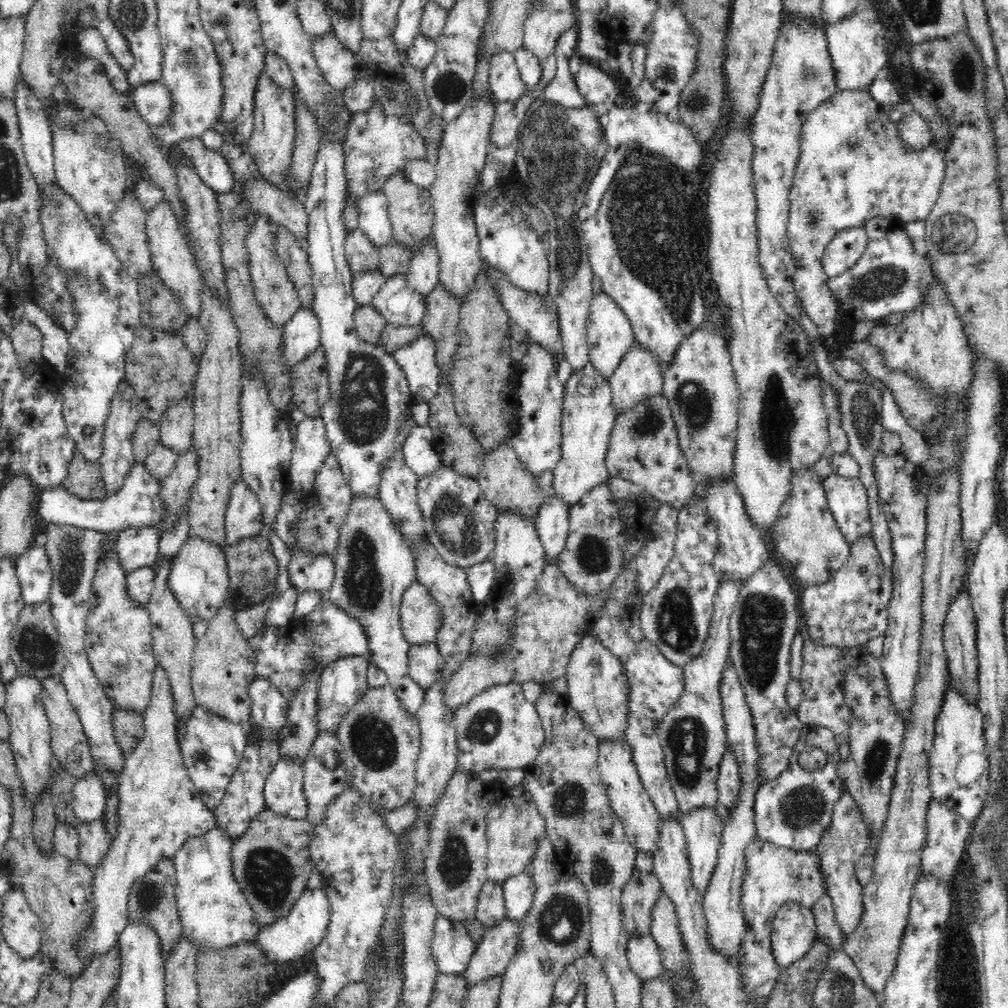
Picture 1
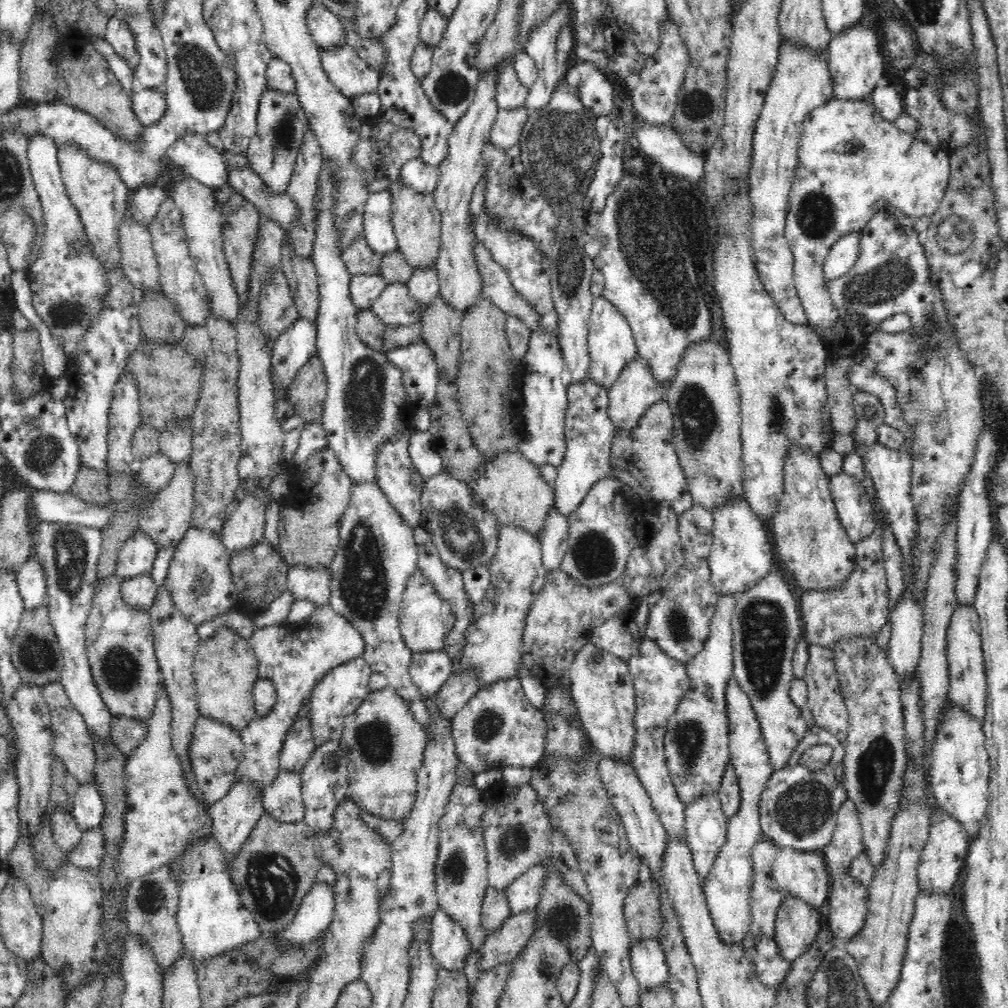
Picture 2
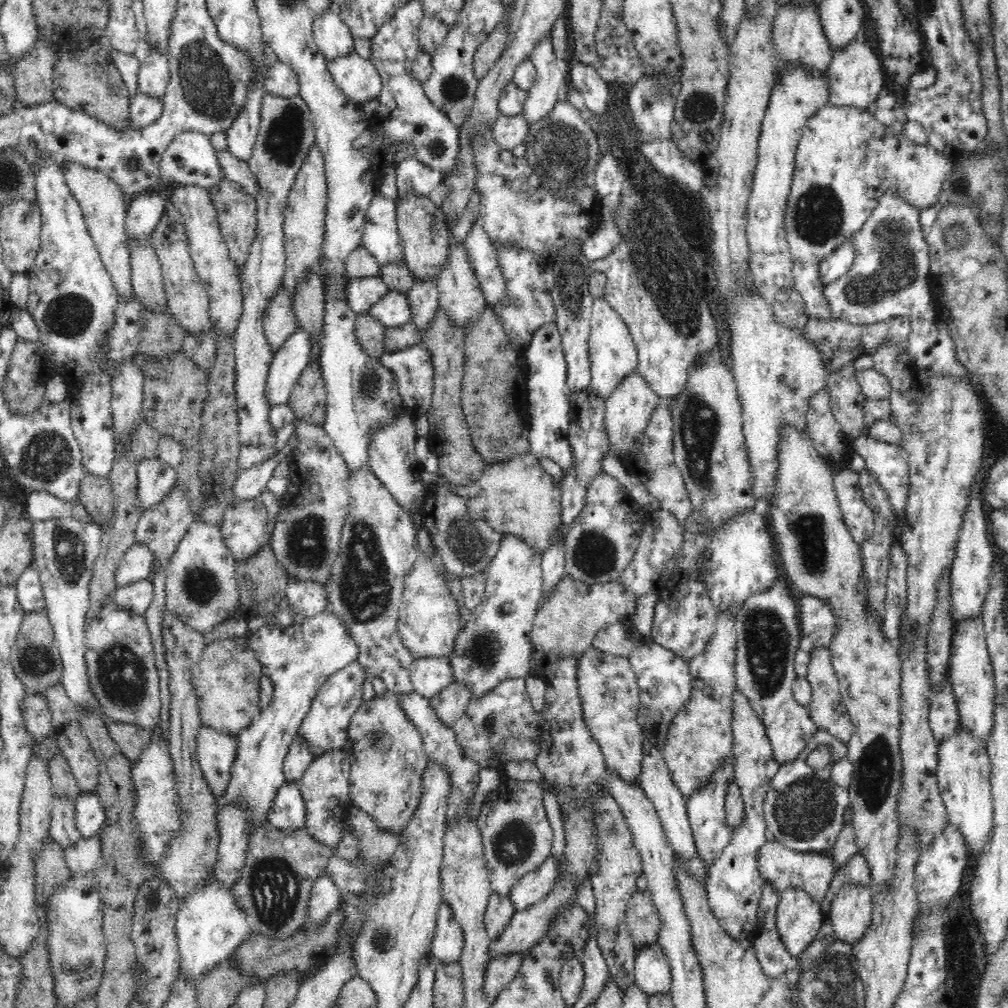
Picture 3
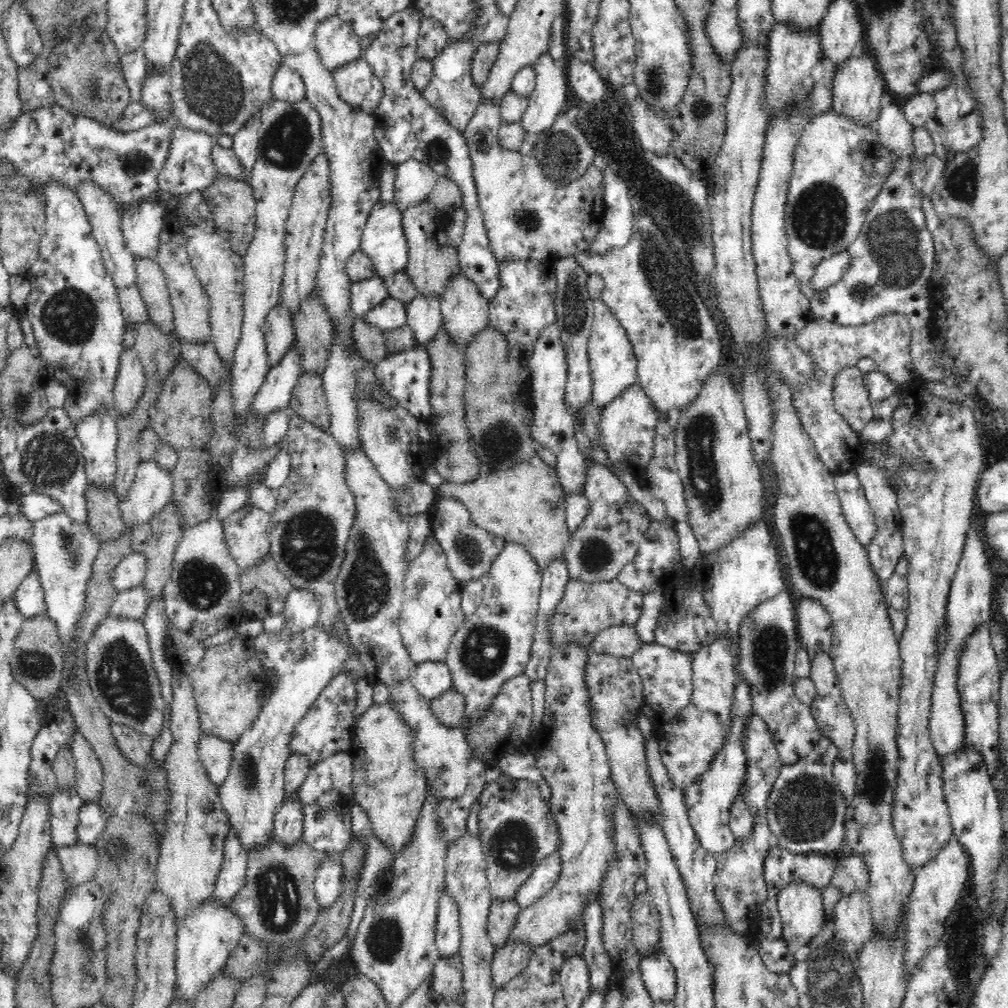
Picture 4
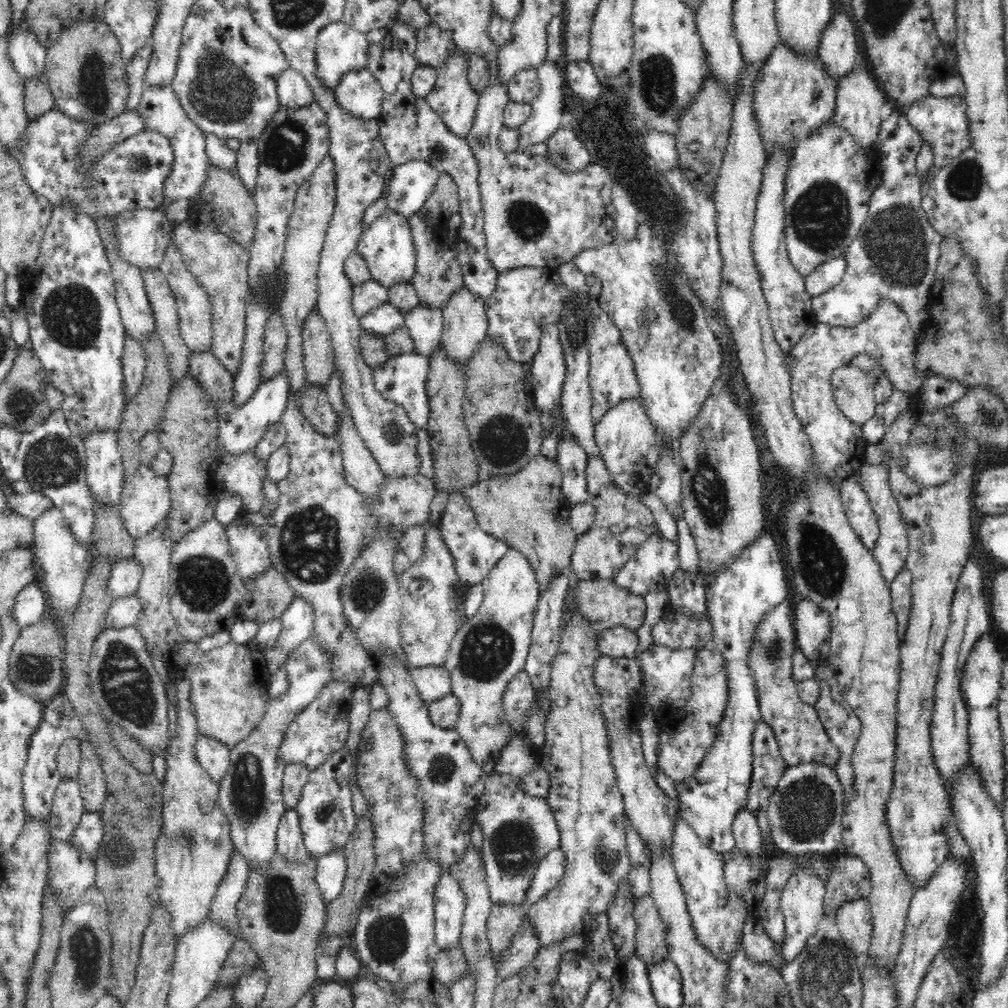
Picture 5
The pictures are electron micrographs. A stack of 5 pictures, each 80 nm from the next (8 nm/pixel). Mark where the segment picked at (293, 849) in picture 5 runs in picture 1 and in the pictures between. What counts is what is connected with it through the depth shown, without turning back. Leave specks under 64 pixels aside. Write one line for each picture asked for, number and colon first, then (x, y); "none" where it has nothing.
1: (283, 790)
2: (283, 799)
3: (288, 812)
4: (288, 822)

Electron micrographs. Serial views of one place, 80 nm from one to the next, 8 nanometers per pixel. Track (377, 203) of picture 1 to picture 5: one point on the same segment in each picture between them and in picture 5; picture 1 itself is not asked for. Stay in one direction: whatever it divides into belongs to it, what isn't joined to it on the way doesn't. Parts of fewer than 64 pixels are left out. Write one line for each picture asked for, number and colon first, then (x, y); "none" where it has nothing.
2: (378, 230)
3: (380, 236)
4: (383, 240)
5: (387, 245)

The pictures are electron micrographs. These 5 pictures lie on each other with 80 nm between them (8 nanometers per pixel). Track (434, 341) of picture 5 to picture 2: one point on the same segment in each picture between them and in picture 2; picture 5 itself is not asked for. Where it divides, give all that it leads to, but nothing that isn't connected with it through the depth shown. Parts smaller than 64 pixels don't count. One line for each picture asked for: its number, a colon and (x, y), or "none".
2: (423, 285)
3: (423, 297)
4: (423, 313)

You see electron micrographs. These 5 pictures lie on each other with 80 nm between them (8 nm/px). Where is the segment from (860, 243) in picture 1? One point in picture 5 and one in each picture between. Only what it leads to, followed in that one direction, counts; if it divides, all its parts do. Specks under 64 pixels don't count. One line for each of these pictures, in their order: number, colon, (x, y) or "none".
2: (842, 256)
3: (838, 262)
4: (831, 270)
5: (829, 274)

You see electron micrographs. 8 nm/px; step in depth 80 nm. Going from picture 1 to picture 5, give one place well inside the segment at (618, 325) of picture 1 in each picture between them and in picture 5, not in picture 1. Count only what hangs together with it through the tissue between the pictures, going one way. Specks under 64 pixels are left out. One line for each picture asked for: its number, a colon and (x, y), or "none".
2: (611, 342)
3: (613, 355)
4: (613, 363)
5: (613, 378)

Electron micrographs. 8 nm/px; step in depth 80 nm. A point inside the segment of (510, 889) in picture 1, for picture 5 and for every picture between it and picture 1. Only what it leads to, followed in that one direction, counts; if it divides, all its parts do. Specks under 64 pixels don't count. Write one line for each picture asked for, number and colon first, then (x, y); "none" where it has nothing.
2: (523, 894)
3: (534, 886)
4: (544, 876)
5: (551, 869)

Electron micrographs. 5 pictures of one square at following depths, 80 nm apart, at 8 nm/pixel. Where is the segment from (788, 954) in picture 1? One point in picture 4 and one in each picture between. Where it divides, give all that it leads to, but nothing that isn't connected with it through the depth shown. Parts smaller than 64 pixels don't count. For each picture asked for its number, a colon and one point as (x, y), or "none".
2: (797, 924)
3: (799, 918)
4: (800, 905)

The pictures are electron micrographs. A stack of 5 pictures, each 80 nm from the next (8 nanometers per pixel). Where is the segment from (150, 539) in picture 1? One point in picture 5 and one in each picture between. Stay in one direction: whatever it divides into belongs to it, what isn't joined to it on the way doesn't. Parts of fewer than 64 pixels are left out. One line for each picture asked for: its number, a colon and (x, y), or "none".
2: (137, 556)
3: (136, 563)
4: (130, 572)
5: (124, 580)

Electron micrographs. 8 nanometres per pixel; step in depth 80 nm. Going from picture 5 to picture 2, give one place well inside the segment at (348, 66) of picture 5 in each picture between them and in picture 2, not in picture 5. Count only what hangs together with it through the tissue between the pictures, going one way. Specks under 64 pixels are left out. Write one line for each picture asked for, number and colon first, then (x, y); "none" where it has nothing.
2: (325, 28)
3: (333, 37)
4: (336, 43)

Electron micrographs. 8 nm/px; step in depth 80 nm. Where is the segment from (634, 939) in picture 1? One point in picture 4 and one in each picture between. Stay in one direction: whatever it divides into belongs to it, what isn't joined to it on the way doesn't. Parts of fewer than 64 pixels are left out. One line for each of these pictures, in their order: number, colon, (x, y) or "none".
2: (649, 964)
3: (653, 975)
4: (659, 976)

